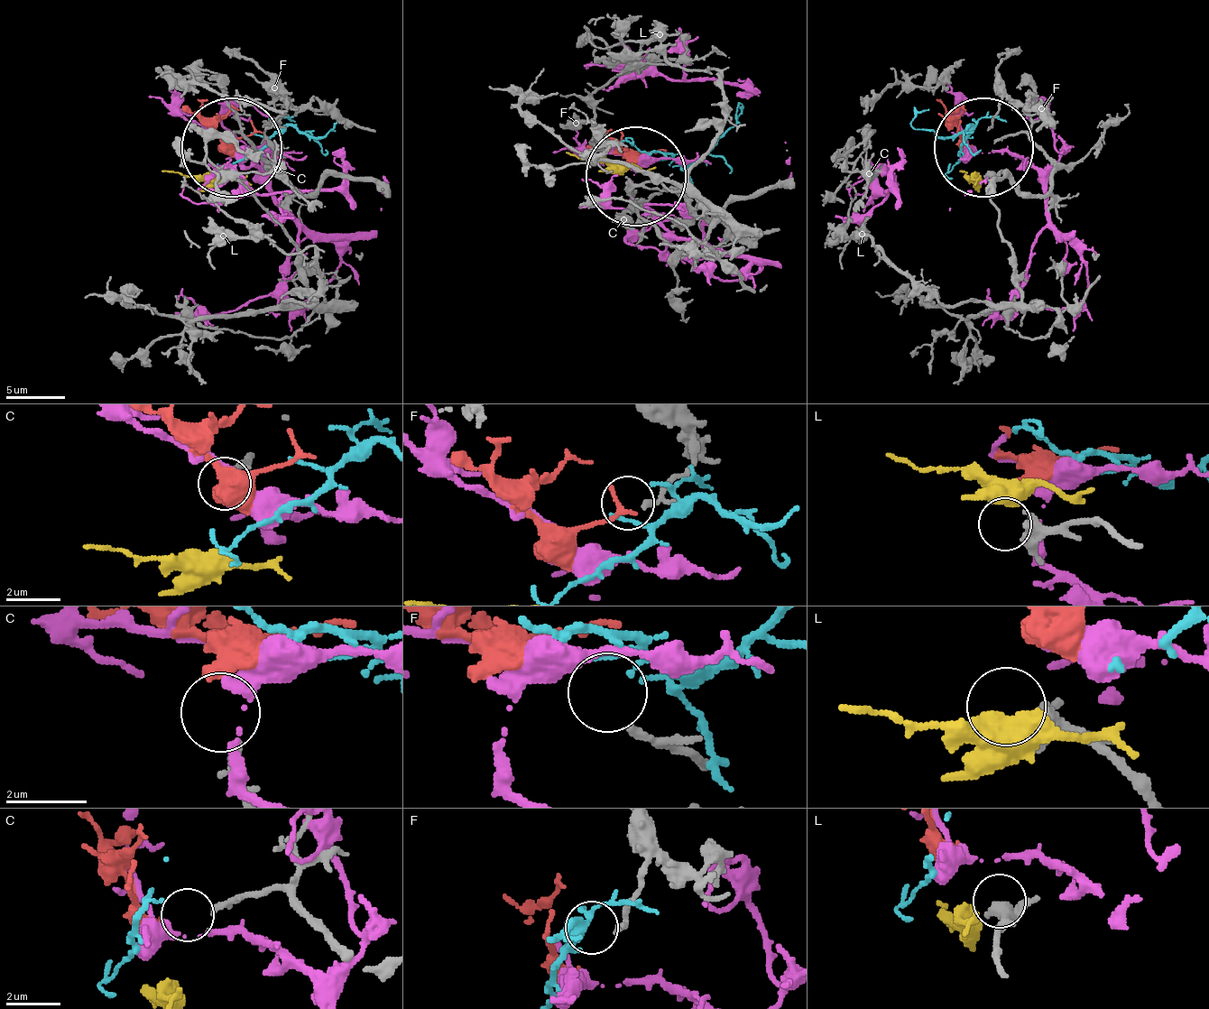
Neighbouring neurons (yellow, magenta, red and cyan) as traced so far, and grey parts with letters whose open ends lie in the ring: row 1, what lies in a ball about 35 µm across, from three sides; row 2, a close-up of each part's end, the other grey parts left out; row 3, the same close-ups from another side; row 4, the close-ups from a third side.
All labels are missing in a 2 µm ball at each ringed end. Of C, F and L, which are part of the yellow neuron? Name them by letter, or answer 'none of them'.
none of them

